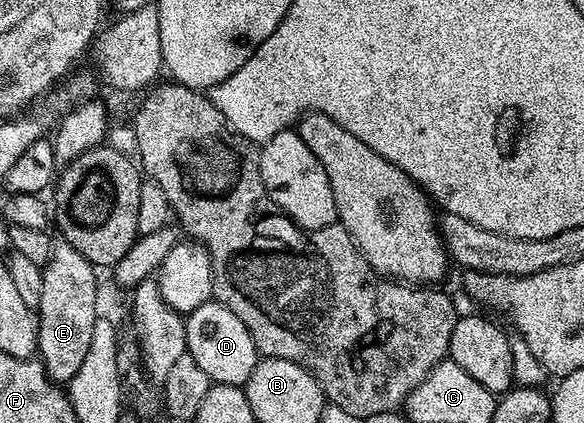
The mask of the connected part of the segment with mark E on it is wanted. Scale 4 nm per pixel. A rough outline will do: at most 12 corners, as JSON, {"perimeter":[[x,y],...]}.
{"perimeter":[[62,238],[42,265],[37,356],[60,386],[93,339],[96,265]]}

